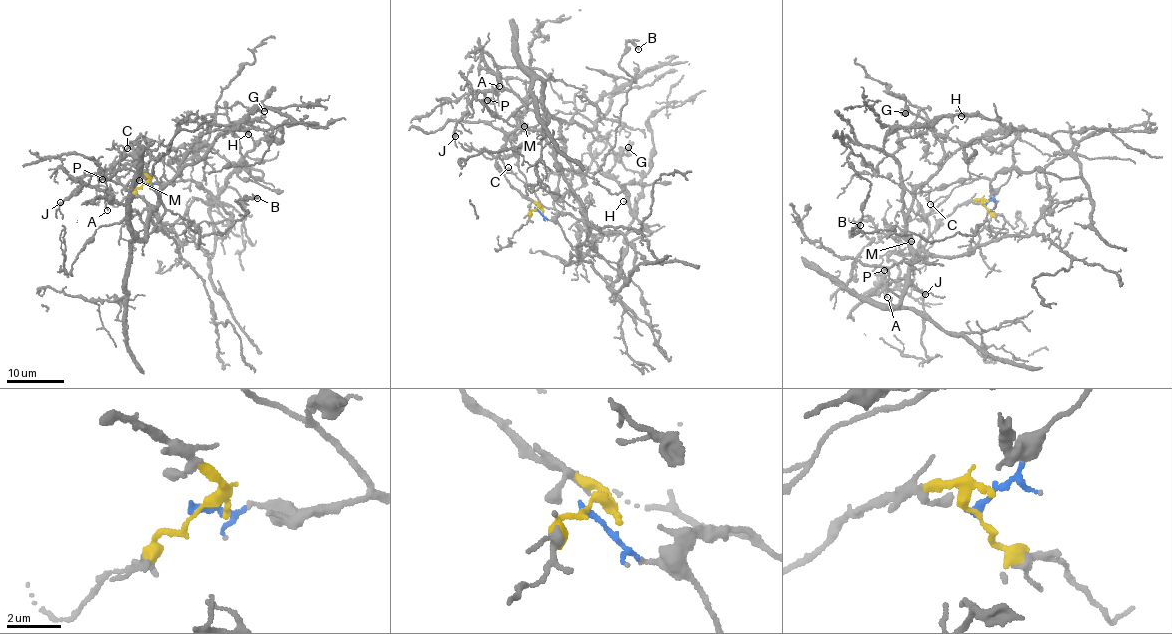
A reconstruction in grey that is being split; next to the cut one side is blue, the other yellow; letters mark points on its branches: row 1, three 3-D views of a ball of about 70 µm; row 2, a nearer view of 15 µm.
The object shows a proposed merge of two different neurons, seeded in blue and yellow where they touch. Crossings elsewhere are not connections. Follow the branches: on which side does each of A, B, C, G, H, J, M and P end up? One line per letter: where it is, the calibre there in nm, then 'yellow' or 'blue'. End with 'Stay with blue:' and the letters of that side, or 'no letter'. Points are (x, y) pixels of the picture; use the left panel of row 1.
A: (107, 210) | 120 nm | yellow
B: (257, 198) | 180 nm | yellow
C: (127, 148) | 100 nm | blue
G: (264, 111) | 220 nm | blue
H: (248, 134) | 110 nm | blue
J: (60, 202) | 180 nm | yellow
M: (139, 180) | 120 nm | yellow
P: (102, 179) | 150 nm | yellow
Stay with blue: C, G, H

